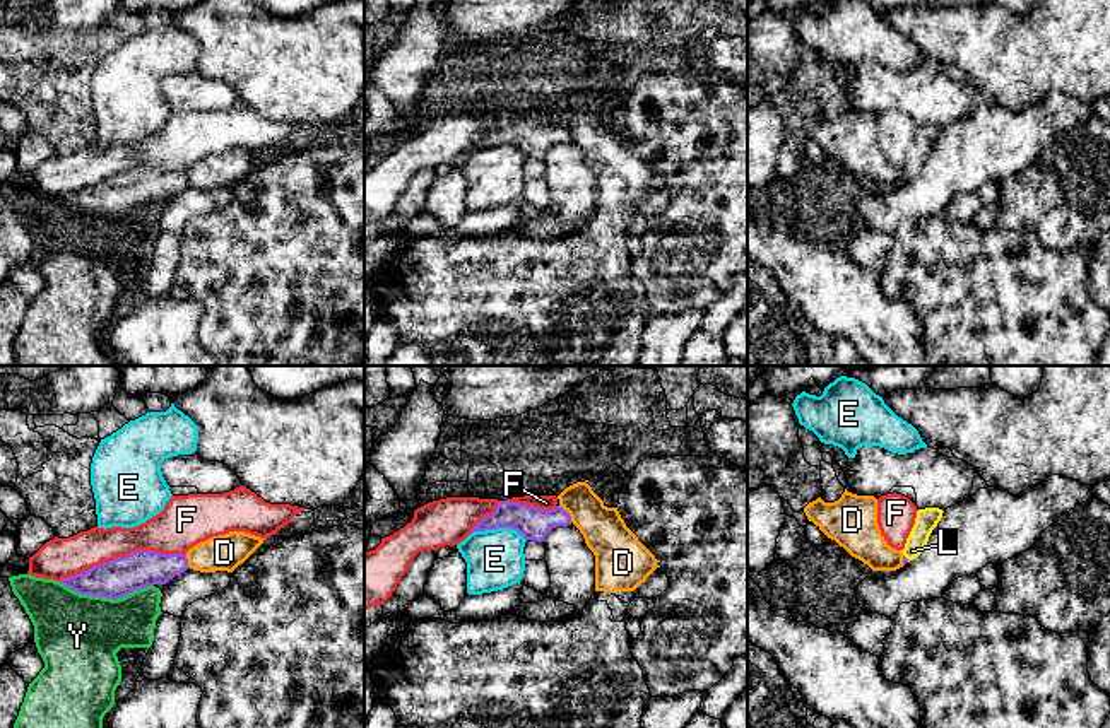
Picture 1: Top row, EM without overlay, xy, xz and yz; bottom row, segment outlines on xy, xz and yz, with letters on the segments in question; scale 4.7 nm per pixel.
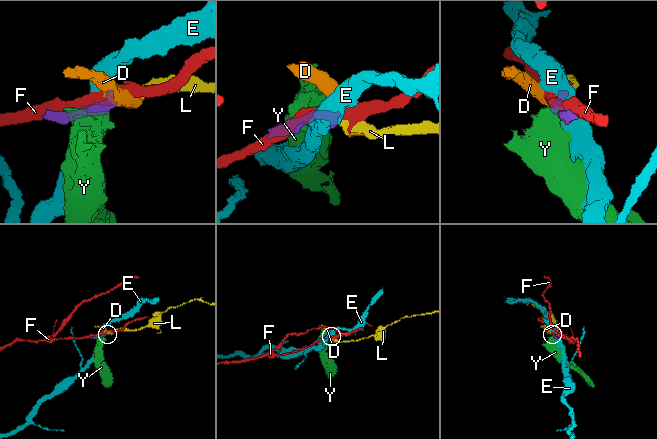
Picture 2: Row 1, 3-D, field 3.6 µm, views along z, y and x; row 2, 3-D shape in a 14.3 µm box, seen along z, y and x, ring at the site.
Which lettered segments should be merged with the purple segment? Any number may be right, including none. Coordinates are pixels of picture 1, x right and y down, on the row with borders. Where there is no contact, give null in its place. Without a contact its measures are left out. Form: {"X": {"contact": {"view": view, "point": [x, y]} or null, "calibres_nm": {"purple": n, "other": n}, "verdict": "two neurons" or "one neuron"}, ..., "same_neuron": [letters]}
{"D": {"contact": {"view": "xz", "point": [568, 513]}, "calibres_nm": {"purple": 150, "other": 200}, "verdict": "two neurons"}, "E": {"contact": {"view": "xz", "point": [500, 527]}, "calibres_nm": {"purple": 150, "other": 280}, "verdict": "two neurons"}, "F": {"contact": {"view": "xy", "point": [122, 557]}, "calibres_nm": {"purple": 180, "other": 200}, "verdict": "two neurons"}, "L": {"contact": {"view": "yz", "point": [905, 557]}, "calibres_nm": {"purple": 20, "other": 100}, "verdict": "one neuron"}, "Y": {"contact": {"view": "xy", "point": [106, 597]}, "calibres_nm": {"purple": 180, "other": 400}, "verdict": "two neurons"}, "same_neuron": ["L"]}

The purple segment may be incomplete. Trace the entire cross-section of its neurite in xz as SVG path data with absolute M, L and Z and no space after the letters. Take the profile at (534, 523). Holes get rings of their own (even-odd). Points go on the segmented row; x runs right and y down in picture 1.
M499 501L493 514L484 516L472 530L486 531L496 528L517 530L525 540L544 542L556 526L571 525L571 516L561 506L554 509L539 509L527 504Z

